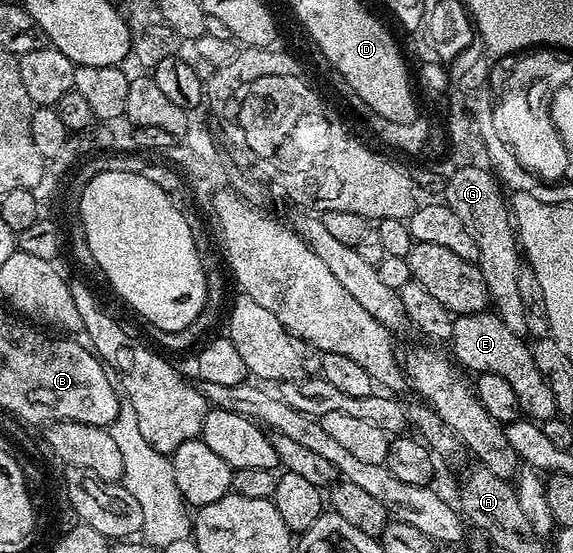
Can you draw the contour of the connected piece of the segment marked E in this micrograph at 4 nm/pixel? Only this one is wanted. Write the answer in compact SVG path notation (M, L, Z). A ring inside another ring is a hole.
M495 311L456 316L450 347L461 369L469 368L472 374L502 374L502 378L506 378L506 382L510 382L510 387L514 389L514 398L518 398L518 406L527 419L543 422L557 415L554 393L546 378L542 378L542 370L534 366L529 341L521 333L510 330L510 326L506 326Z

